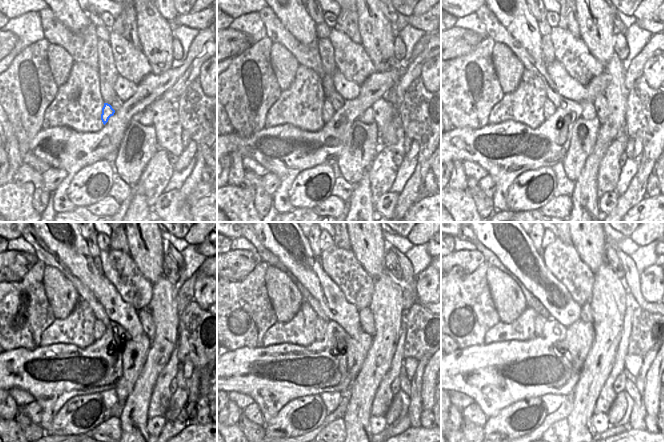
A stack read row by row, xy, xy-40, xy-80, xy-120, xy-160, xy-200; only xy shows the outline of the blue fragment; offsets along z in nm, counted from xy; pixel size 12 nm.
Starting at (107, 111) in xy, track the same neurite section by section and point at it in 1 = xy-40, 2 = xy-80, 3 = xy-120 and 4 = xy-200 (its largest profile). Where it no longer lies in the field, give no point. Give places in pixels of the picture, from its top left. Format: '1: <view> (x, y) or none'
1: xy-40 (328, 111)
2: xy-80 (549, 108)
3: xy-120 (99, 328)
4: xy-200 (540, 321)

